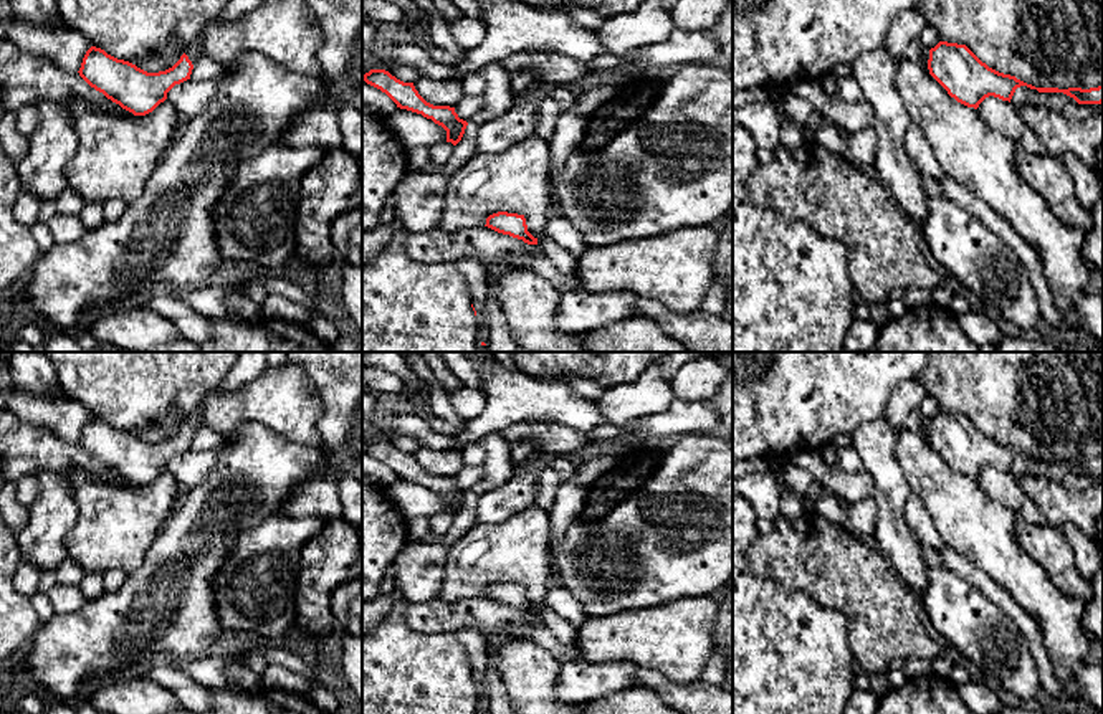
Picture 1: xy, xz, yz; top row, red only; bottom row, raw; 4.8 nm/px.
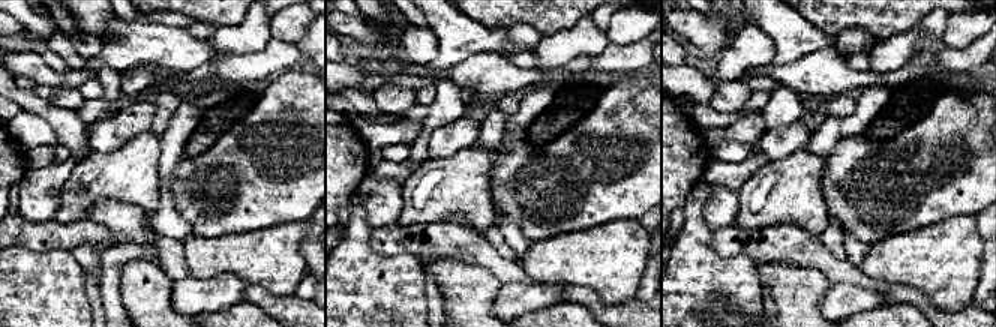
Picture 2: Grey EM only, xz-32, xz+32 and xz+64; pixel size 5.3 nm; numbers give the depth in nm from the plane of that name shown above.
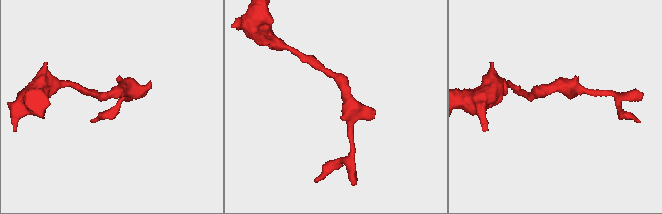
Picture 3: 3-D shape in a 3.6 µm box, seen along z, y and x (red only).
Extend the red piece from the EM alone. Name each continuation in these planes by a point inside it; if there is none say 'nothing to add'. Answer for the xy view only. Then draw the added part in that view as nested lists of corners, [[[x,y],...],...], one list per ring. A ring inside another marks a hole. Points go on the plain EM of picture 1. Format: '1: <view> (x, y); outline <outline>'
1: xy (194, 422); outline [[[202,407],[185,421],[185,425],[189,426],[189,430],[192,431],[192,435],[195,435],[197,428],[200,426],[200,423],[203,421],[203,412]]]

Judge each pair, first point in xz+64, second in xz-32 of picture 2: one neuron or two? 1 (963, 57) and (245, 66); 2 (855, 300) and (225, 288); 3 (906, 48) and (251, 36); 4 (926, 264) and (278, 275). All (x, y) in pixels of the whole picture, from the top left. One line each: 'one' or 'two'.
1: one
2: one
3: one
4: one

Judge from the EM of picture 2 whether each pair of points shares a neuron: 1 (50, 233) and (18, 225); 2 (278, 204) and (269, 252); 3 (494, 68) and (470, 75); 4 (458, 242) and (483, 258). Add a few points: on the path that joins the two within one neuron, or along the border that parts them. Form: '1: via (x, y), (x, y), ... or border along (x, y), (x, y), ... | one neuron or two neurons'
1: via (42, 233), (26, 233) | one neuron
2: border along (305, 219), (239, 233) | two neurons
3: via (488, 72), (476, 72) | one neuron
4: via (464, 245), (471, 246), (477, 252) | one neuron

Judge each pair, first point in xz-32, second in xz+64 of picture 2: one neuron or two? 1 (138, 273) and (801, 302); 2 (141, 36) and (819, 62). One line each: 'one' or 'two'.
1: one
2: two

